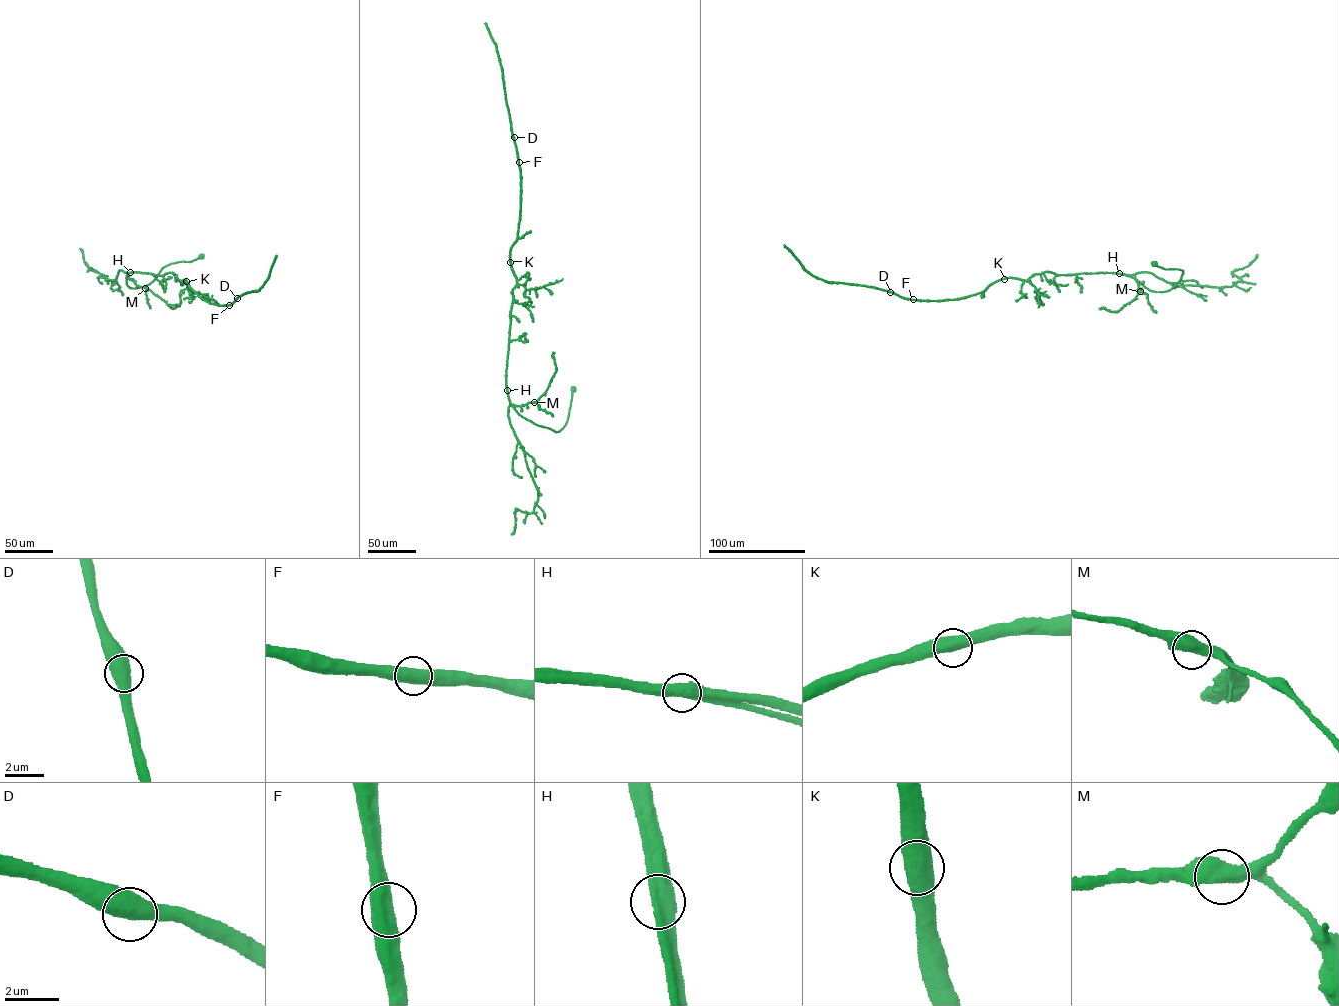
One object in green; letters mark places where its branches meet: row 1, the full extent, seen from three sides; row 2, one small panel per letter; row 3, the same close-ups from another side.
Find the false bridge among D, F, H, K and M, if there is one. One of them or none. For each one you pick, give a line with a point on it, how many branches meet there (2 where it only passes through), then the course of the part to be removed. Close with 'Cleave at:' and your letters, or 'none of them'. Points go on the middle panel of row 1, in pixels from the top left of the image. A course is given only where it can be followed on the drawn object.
H: place (507, 390); branches 2; course (507, 390), (511, 405), (518, 413), (557, 431), (568, 419), (573, 386)
Cleave at: H

